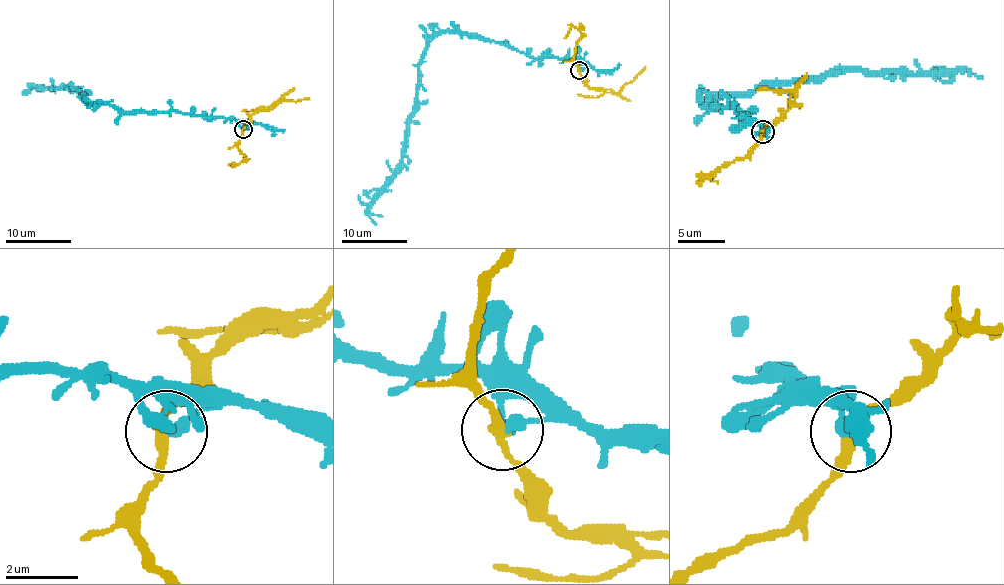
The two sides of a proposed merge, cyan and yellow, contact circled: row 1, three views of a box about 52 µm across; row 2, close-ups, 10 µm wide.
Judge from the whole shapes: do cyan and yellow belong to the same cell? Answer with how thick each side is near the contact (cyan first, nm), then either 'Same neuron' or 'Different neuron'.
Thickness 280 nm (cyan) against 280 nm. Different neuron

